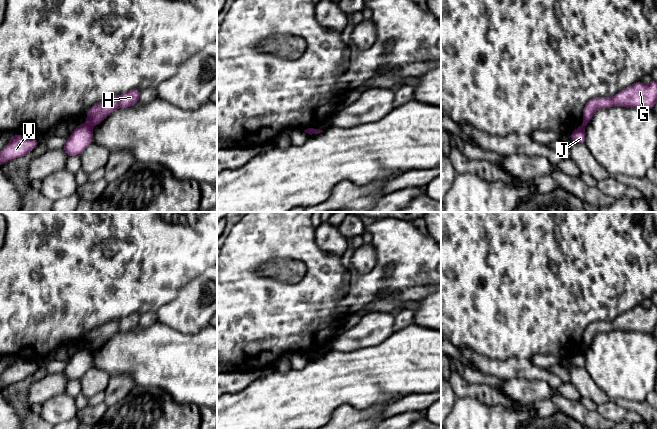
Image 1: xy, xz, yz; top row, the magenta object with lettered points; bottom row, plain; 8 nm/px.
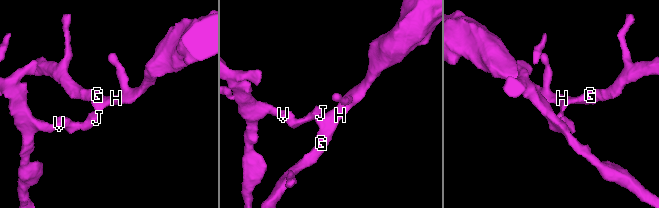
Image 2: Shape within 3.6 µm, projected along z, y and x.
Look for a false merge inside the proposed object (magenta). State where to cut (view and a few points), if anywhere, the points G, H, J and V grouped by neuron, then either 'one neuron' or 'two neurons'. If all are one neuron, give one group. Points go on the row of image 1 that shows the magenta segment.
xy (88, 122), (92, 126) | G H / J V | two neurons

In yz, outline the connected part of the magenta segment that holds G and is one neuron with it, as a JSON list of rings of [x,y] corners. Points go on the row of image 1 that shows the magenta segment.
[[[636,82],[613,97],[596,97],[590,99],[583,109],[583,125],[587,125],[595,111],[599,108],[608,109],[614,106],[653,108],[657,101],[657,82],[648,85]]]

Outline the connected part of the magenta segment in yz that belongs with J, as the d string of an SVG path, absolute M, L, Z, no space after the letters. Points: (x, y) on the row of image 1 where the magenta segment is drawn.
M582 124L577 129L575 129L570 134L570 137L575 143L585 144L585 125Z

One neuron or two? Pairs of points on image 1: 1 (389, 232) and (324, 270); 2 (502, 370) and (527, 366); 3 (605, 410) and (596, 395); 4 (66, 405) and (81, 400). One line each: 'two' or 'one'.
1: two
2: one
3: two
4: two

